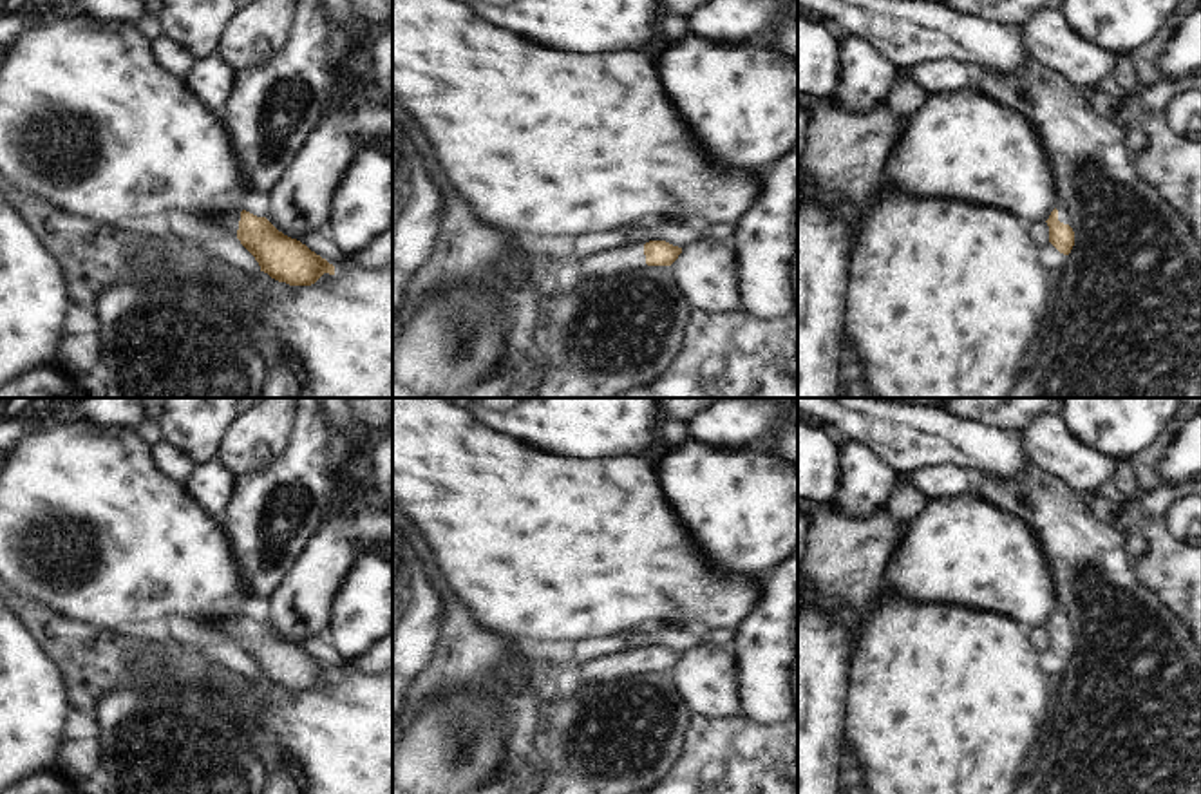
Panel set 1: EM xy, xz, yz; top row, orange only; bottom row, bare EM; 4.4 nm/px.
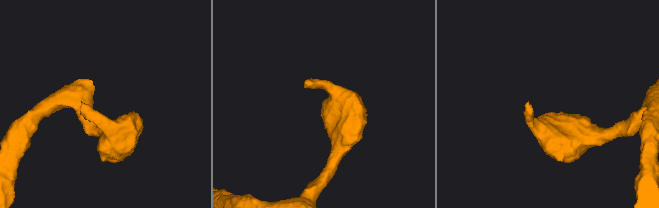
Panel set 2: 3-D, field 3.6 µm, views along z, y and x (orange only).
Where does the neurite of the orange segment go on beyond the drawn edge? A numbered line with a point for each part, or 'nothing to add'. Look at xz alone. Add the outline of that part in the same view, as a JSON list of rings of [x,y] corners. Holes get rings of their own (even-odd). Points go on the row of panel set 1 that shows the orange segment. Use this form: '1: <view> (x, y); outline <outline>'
1: xz (605, 264); outline [[[644,244],[600,251],[581,260],[581,277],[577,284],[581,288],[590,282],[617,277],[629,269],[644,269],[646,266]]]

